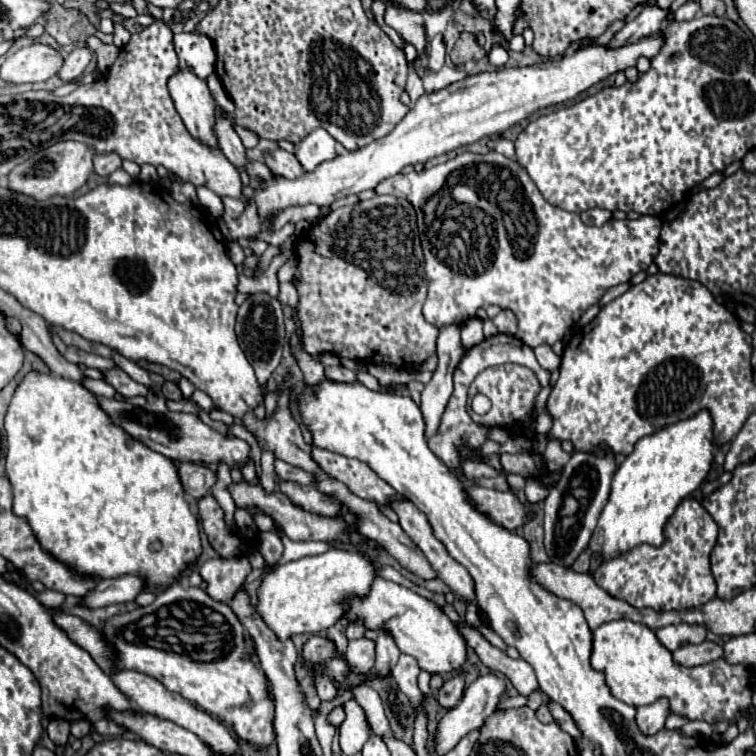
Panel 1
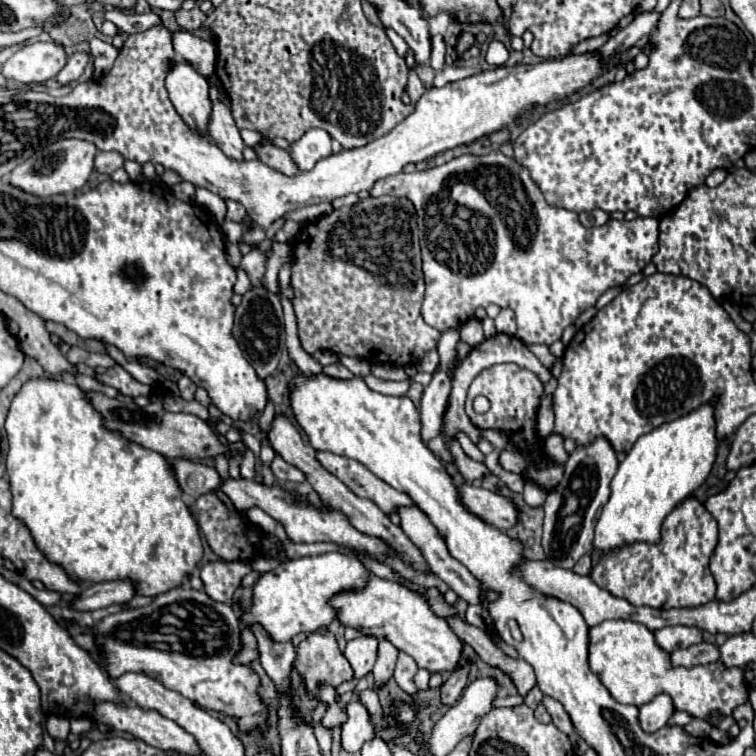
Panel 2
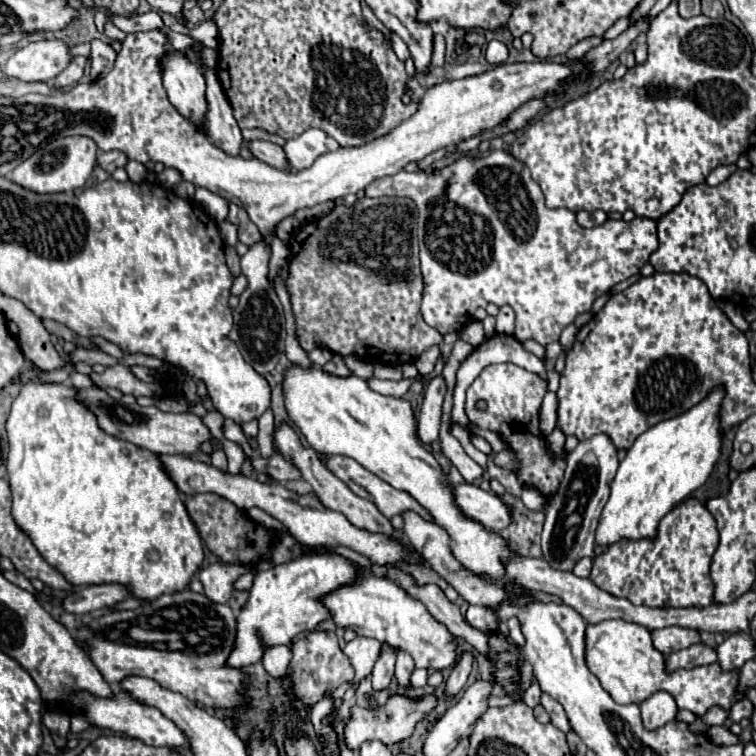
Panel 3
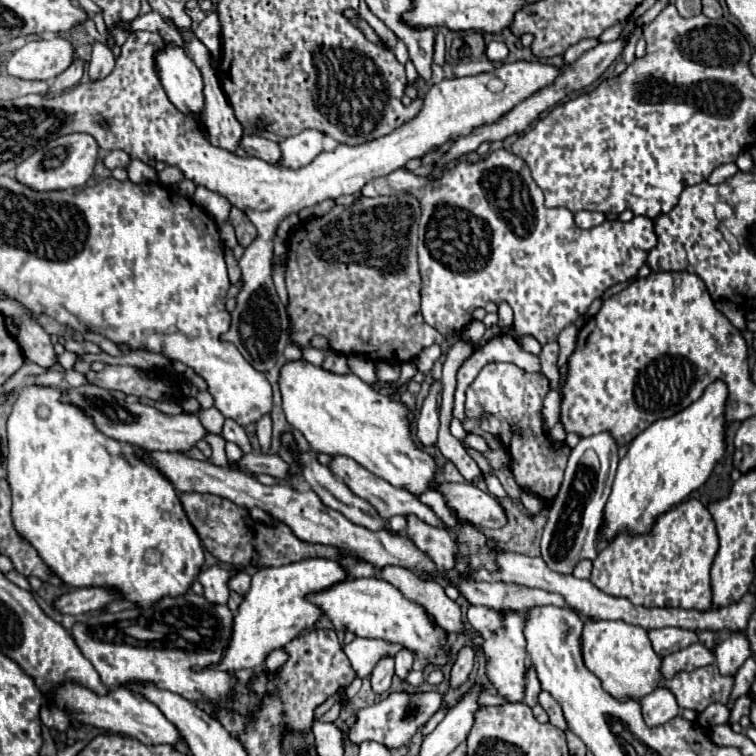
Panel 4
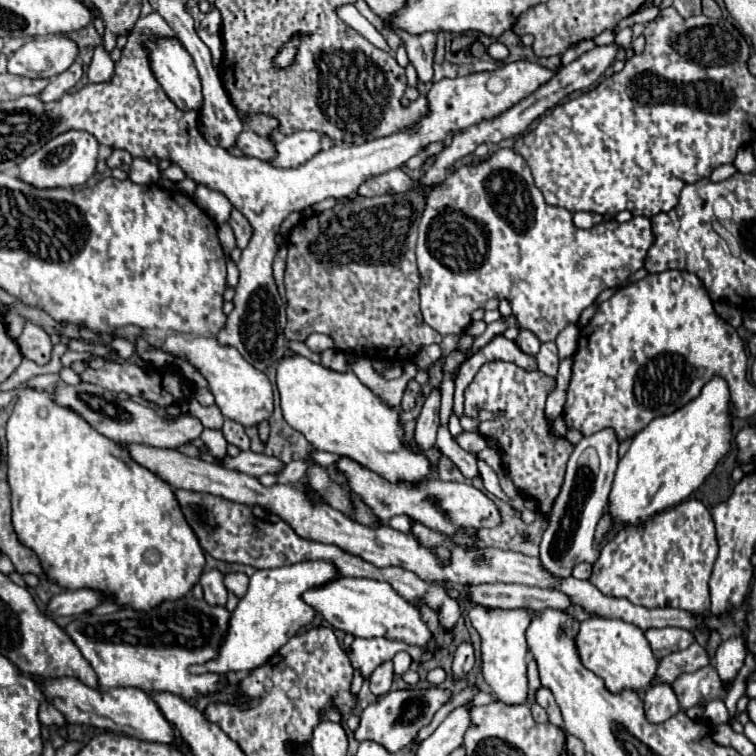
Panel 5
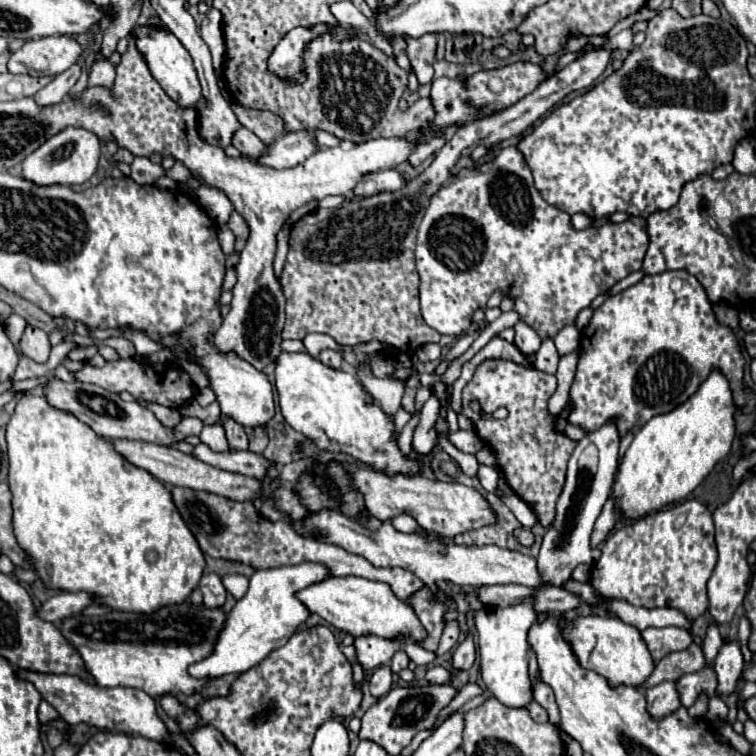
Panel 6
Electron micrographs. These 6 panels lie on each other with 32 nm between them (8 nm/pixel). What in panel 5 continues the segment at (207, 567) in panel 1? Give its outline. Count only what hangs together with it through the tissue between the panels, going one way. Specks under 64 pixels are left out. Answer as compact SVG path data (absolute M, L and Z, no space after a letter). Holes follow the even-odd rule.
M218 570L204 572L200 576L200 586L204 590L204 600L210 602L210 606L224 606L228 590L224 586L224 574Z

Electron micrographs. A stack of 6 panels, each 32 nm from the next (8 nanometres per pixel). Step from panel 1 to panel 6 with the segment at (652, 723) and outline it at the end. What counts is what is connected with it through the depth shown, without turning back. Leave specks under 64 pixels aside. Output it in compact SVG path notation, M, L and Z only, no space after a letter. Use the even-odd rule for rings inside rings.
M662 682L654 688L646 690L648 712L654 718L664 718L680 708L680 696L676 690L676 682Z

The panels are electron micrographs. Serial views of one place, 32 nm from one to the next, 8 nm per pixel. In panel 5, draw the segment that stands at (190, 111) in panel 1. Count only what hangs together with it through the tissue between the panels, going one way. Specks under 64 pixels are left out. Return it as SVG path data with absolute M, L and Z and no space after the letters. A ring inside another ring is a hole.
M156 36L154 40L144 40L142 46L148 50L150 68L160 82L162 90L168 94L168 98L180 108L180 110L198 110L202 108L202 84L198 78L198 70L194 70L194 60L190 54L186 54L184 46L176 38L164 38Z

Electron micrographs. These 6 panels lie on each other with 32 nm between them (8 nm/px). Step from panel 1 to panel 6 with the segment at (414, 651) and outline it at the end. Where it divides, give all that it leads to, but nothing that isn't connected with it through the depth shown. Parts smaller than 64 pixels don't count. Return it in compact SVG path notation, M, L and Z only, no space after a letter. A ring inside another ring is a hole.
M326 576L322 582L310 584L306 590L300 590L296 598L314 614L322 616L332 626L352 634L352 636L364 636L364 634L376 634L382 638L398 638L400 634L412 642L420 642L426 636L426 630L418 622L414 610L406 606L404 600L394 596L390 586L382 582L372 582L358 576Z

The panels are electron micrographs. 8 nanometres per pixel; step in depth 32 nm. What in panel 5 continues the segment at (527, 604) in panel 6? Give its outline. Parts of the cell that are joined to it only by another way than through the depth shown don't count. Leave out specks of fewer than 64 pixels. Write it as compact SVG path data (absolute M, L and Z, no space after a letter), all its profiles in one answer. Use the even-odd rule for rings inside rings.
M476 606L468 612L472 626L480 634L482 642L482 676L486 684L492 688L494 696L504 704L526 704L528 700L528 678L526 678L526 628L530 626L534 612L528 608L512 608L512 610L492 610L484 606Z

